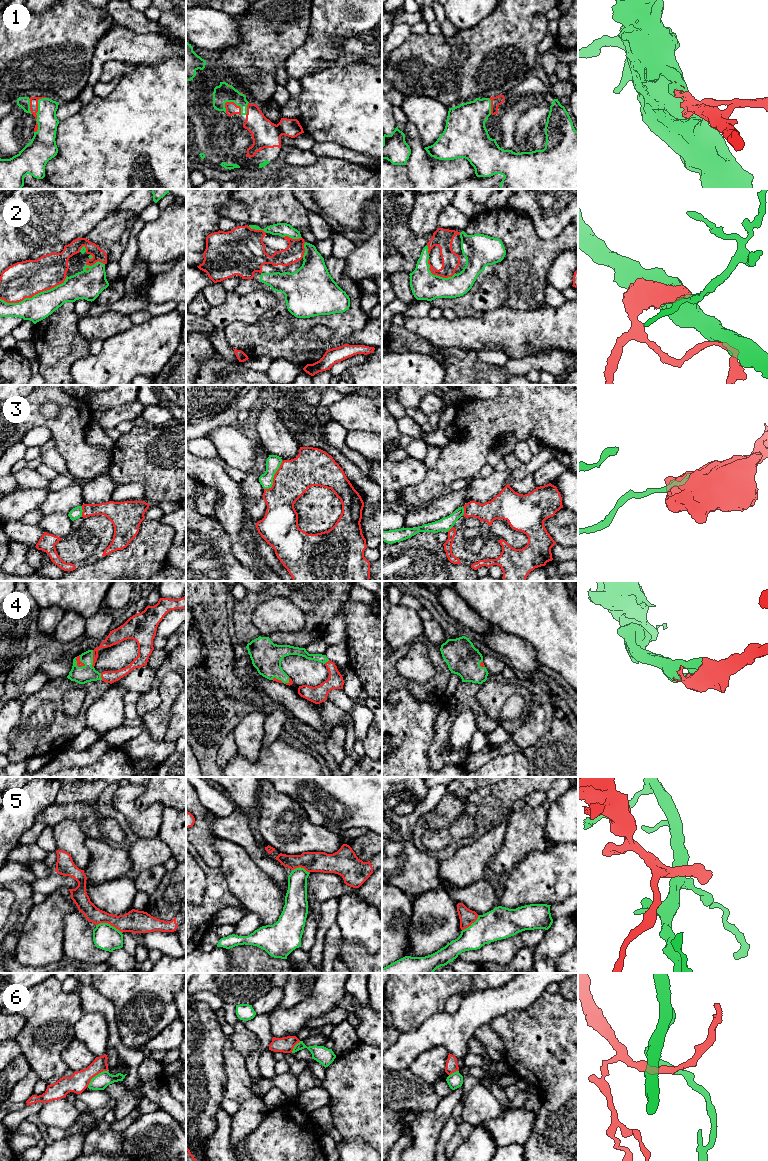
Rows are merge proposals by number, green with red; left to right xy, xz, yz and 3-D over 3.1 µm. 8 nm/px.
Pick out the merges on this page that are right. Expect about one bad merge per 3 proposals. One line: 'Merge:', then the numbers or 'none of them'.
Merge: 1, 2, 4

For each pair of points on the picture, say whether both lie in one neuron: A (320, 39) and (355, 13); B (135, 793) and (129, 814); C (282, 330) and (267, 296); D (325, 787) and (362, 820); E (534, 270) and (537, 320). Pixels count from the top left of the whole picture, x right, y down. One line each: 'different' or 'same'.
A: same
B: same
C: different
D: same
E: different

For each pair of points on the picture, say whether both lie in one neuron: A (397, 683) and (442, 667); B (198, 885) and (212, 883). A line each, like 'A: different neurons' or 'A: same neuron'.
A: same neuron
B: different neurons

